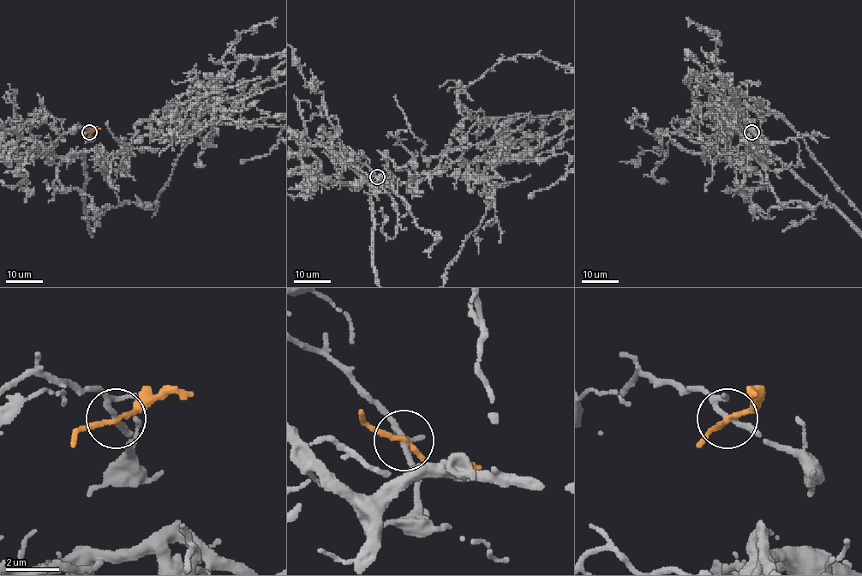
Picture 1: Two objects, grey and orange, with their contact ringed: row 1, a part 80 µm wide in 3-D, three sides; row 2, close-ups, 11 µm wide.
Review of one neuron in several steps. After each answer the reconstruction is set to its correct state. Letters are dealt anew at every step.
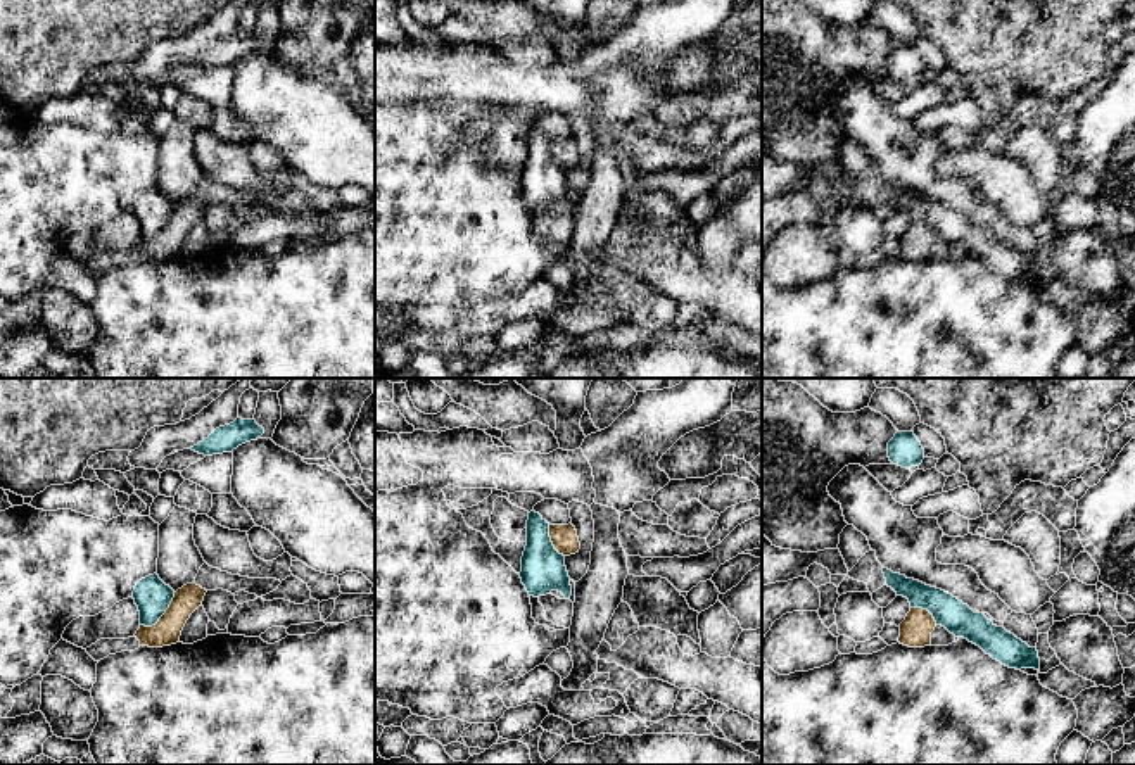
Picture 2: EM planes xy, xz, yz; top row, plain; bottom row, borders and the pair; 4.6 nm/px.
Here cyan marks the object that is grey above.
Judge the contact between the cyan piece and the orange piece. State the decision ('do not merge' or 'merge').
do not merge

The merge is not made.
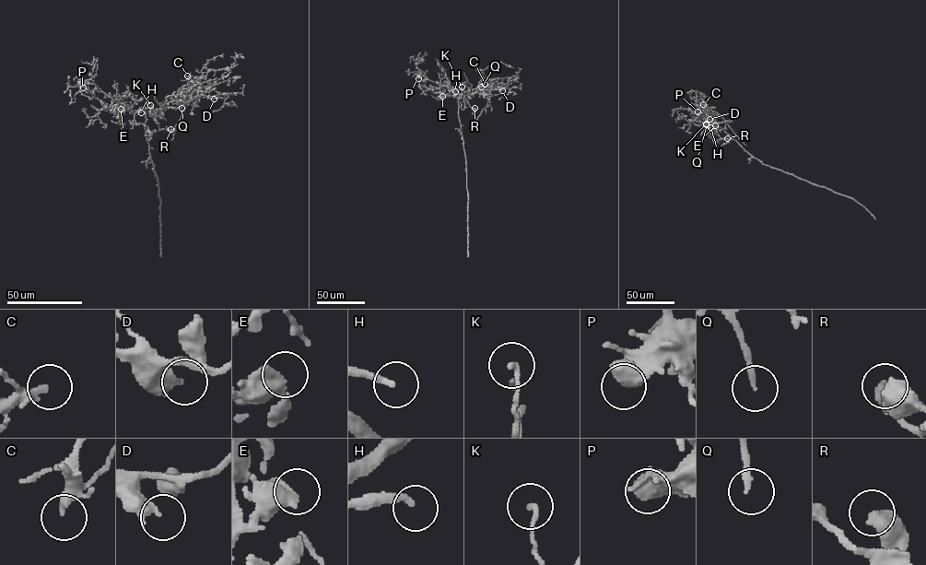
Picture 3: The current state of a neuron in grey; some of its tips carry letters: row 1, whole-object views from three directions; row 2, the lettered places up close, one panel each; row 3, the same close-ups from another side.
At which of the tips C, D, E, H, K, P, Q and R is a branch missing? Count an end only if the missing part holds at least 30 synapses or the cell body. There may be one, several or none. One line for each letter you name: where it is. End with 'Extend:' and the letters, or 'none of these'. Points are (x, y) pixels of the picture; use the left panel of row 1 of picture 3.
C: at (187, 76)
H: at (141, 112)
P: at (83, 88)
Q: at (181, 108)
Extend: C, H, P, Q

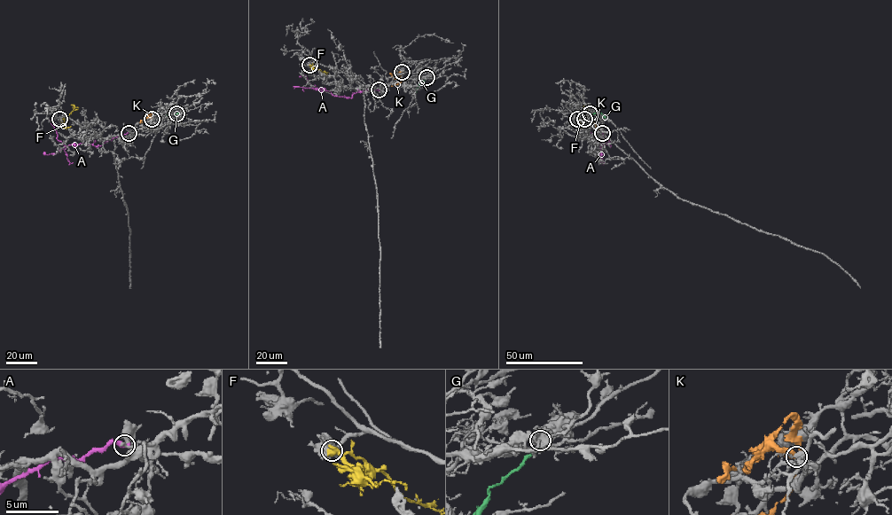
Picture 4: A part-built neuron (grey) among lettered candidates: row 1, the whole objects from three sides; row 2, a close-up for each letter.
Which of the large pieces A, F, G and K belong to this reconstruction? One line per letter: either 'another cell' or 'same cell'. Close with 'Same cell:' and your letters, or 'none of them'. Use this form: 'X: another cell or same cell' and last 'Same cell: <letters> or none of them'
A: another cell
F: same cell
G: another cell
K: another cell
Same cell: F

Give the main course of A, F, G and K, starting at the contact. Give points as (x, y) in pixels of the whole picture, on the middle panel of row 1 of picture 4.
A: (379, 90), (358, 91), (351, 97), (333, 96), (329, 90), (314, 88), (307, 81), (305, 75), (299, 77)
F: (309, 65), (324, 73), (321, 73)
G: (426, 77), (416, 92), (412, 92)
K: (401, 72), (397, 73), (402, 81), (391, 85)

